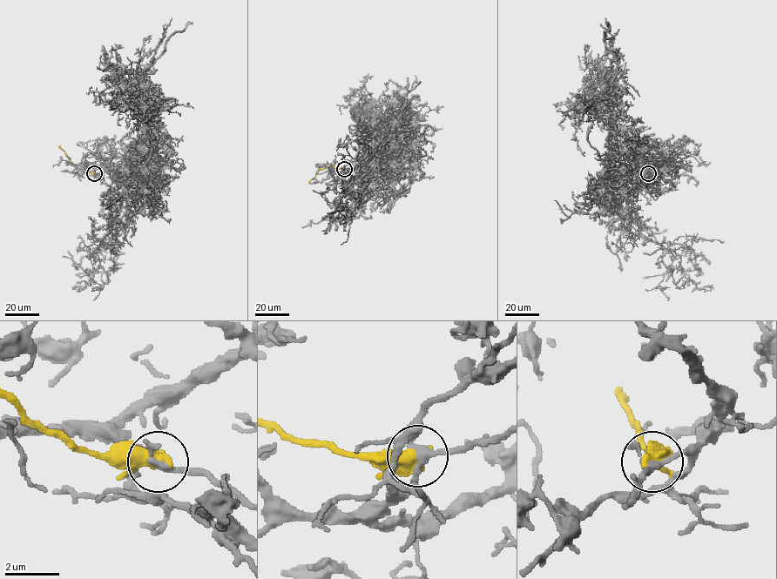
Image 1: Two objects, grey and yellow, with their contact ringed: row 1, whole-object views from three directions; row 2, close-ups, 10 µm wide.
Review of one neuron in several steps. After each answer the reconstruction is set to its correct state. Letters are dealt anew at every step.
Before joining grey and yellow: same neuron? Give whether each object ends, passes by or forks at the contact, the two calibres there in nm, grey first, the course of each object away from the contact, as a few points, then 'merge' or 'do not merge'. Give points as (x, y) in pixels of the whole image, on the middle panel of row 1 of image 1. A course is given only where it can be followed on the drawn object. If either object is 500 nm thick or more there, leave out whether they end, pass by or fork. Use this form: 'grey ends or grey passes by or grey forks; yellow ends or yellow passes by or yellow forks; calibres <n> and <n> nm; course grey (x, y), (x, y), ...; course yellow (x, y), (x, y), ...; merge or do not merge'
calibres 280 and 650 nm; course grey (344, 169), (374, 160), (391, 144), (390, 116), (393, 134), (402, 139), (410, 139), (417, 125), (442, 128); course yellow (344, 169), (326, 166), (320, 169), (309, 184); do not merge

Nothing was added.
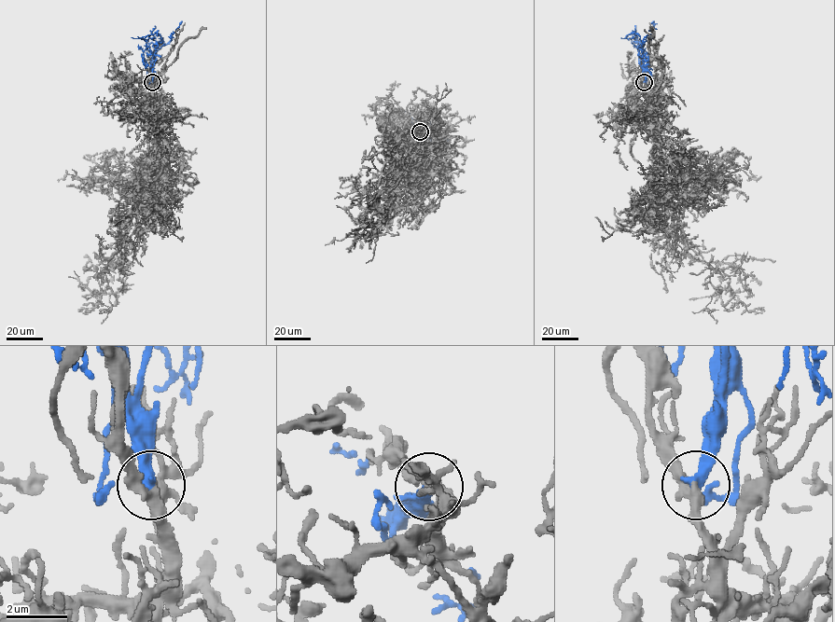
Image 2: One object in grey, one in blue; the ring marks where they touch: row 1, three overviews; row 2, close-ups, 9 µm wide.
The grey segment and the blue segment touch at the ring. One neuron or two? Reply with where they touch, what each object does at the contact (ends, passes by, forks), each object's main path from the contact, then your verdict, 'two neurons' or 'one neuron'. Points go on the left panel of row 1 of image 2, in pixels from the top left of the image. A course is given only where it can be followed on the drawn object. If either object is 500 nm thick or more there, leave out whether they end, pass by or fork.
(152, 82) | grey passes by | blue ends | grey via (152, 82), (147, 90), (156, 148), (153, 172), (120, 248), (98, 278), (98, 301), (90, 310), (80, 311) | blue via (152, 82), (151, 58), (164, 44), (163, 41), (156, 32), (140, 38), (131, 37) | one neuron

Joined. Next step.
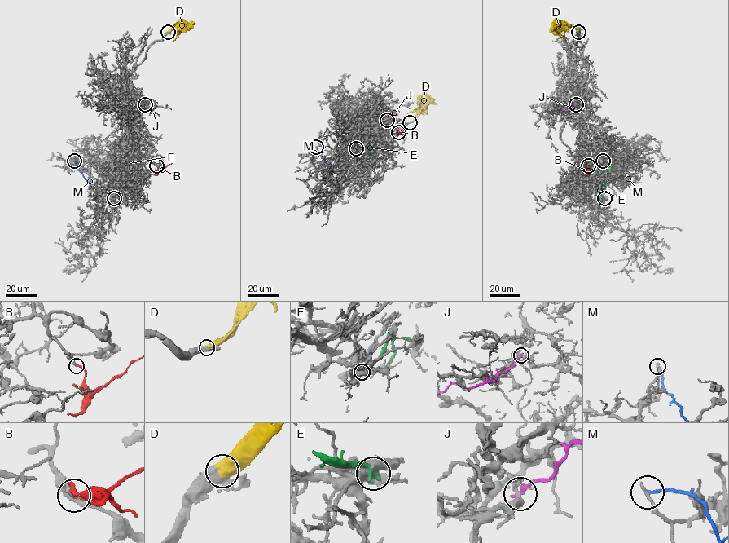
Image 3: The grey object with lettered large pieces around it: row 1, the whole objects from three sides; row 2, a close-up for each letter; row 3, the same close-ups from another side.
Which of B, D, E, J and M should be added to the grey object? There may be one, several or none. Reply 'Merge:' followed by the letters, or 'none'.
Merge: B, D

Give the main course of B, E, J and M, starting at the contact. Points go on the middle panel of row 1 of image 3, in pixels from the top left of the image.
B: (397, 132), (414, 130)
E: (356, 148), (362, 141), (359, 151), (367, 145), (370, 154), (367, 156), (371, 151), (379, 152)
J: (386, 120), (395, 113), (384, 102)
M: (316, 147), (331, 174)

